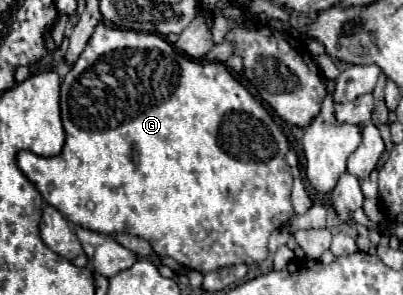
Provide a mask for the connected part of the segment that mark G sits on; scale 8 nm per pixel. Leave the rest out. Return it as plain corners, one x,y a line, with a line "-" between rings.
99,20
87,48
83,50
79,60
73,64
73,68
61,82
61,118
63,118
63,128
67,134
61,154
53,158
43,158
37,154
19,152
17,166
37,186
41,196
73,224
79,224
83,228
91,228
103,234
131,232
139,238
145,238
157,254
169,256
181,266
207,274
211,270
219,270
227,266
237,266
237,264
251,266
251,264
263,262
269,254
267,240
271,232
285,226
295,214
291,206
293,178
291,178
291,168
285,162
285,154
289,152
289,140
285,132
281,130
281,126
275,124
275,120
265,110
265,106
259,104
253,98
253,94
237,78
233,78
233,74
227,70
225,64
207,62
207,60
191,60
189,56
183,56
173,44
169,44
165,38
157,34
119,30

